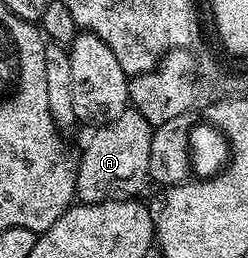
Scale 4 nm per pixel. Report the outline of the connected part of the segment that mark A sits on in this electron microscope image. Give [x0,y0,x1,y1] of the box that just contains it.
[76,109,154,203]

